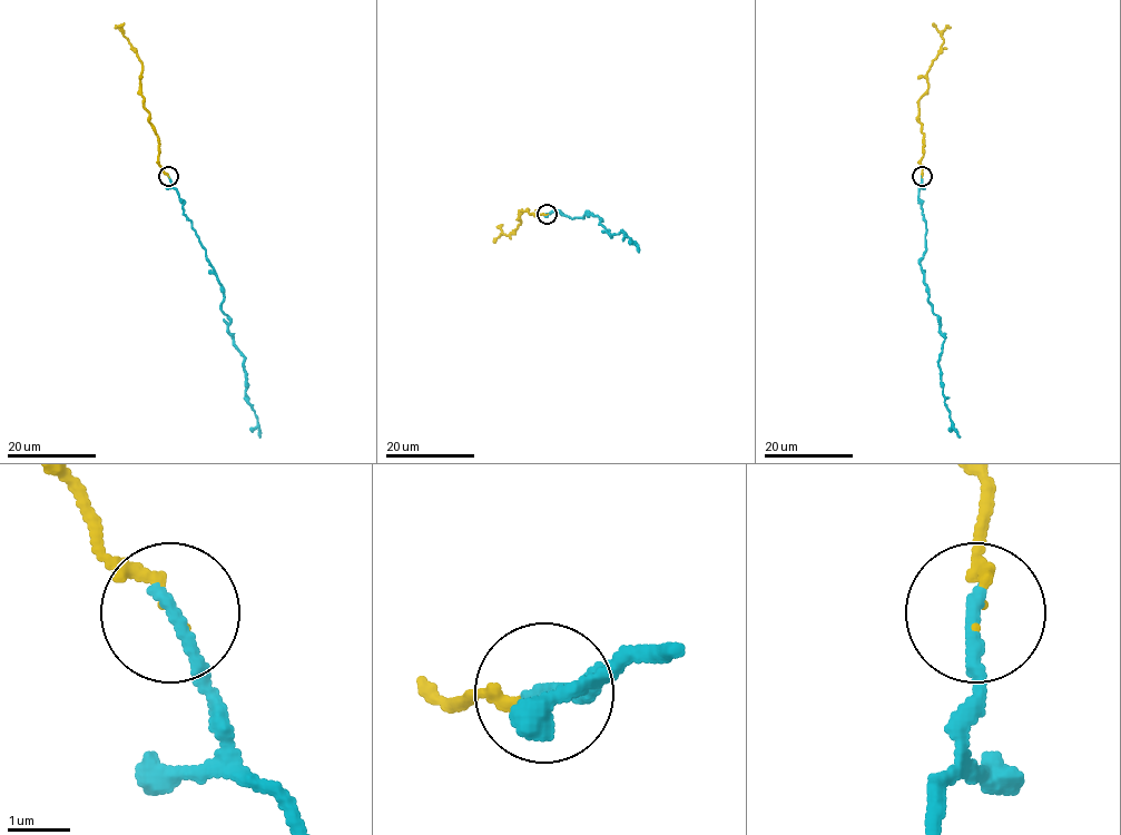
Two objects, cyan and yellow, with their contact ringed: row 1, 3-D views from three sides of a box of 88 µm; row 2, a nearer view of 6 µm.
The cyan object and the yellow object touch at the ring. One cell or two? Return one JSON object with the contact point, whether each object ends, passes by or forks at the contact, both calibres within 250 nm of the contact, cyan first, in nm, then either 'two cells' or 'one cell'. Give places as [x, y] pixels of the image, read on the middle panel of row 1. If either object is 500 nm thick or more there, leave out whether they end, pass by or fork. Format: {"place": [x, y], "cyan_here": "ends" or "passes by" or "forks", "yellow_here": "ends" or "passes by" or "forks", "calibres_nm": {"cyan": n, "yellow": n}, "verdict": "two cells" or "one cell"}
{"place": [547, 214], "cyan_here": "ends", "yellow_here": "ends", "calibres_nm": {"cyan": 240, "yellow": 170}, "verdict": "one cell"}

